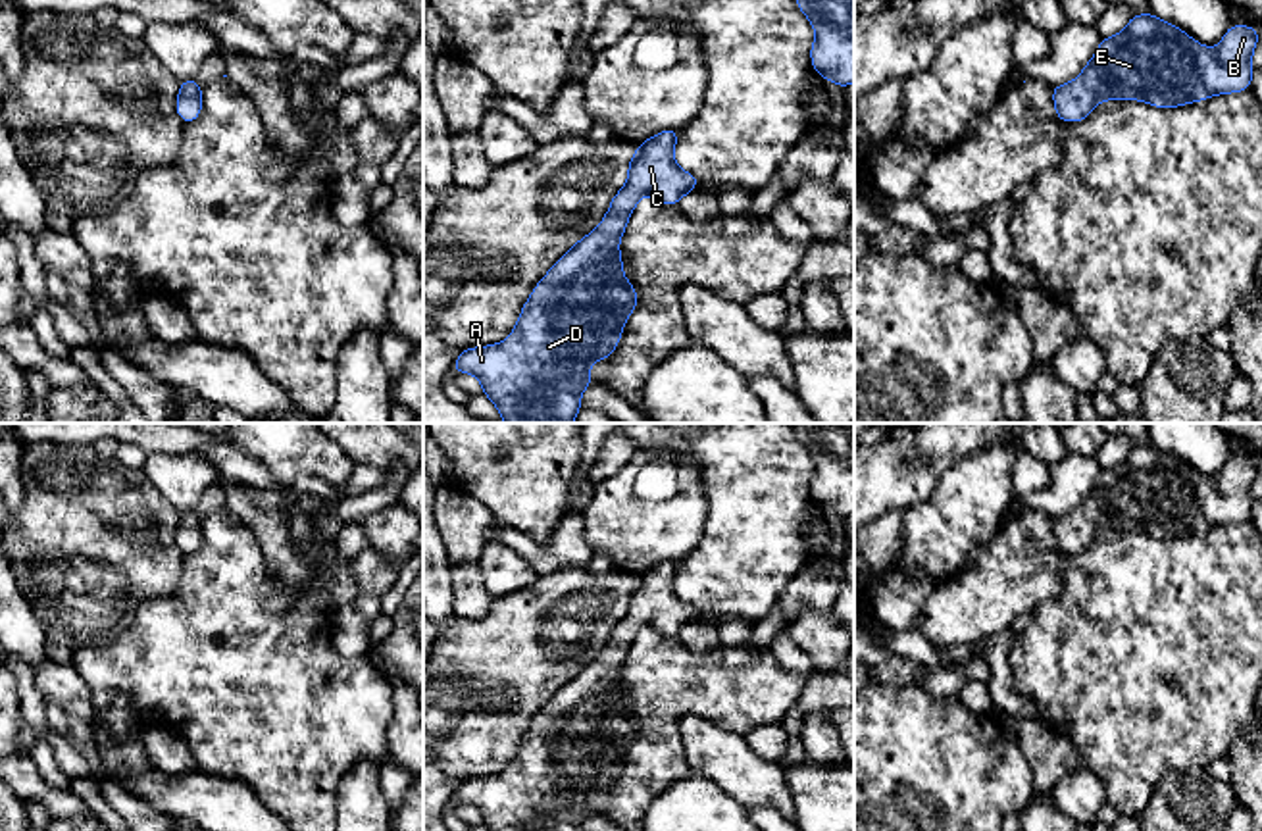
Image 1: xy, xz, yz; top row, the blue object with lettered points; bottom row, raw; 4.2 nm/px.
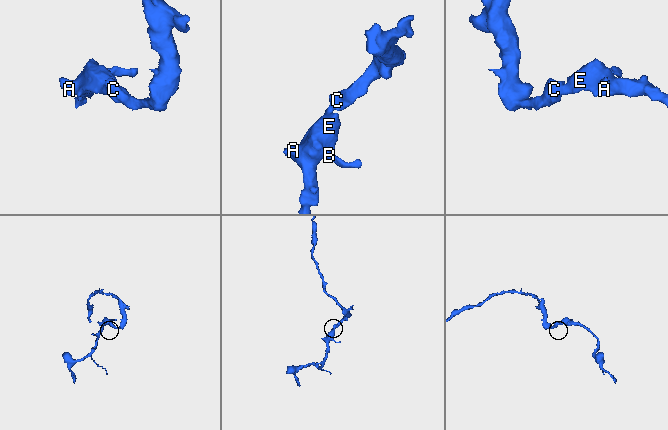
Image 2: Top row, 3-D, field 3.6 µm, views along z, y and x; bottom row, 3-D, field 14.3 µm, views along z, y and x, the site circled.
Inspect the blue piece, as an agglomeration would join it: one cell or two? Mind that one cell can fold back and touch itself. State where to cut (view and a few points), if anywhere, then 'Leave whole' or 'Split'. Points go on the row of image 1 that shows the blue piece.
No split. Leave whole

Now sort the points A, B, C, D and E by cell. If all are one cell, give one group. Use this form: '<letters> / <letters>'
A B C D E

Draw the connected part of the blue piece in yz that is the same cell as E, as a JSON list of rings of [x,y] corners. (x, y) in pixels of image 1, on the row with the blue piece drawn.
[[[1152,13],[1102,38],[1081,75],[1052,87],[1054,112],[1066,121],[1089,117],[1100,100],[1143,100],[1160,110],[1250,88],[1256,29],[1231,25],[1216,48],[1193,40]]]

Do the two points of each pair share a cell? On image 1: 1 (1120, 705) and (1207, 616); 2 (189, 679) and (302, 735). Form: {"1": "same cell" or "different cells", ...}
{"1": "same cell", "2": "same cell"}

